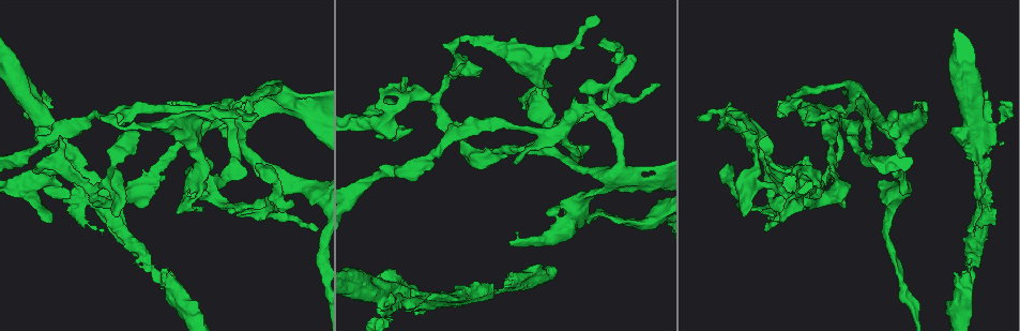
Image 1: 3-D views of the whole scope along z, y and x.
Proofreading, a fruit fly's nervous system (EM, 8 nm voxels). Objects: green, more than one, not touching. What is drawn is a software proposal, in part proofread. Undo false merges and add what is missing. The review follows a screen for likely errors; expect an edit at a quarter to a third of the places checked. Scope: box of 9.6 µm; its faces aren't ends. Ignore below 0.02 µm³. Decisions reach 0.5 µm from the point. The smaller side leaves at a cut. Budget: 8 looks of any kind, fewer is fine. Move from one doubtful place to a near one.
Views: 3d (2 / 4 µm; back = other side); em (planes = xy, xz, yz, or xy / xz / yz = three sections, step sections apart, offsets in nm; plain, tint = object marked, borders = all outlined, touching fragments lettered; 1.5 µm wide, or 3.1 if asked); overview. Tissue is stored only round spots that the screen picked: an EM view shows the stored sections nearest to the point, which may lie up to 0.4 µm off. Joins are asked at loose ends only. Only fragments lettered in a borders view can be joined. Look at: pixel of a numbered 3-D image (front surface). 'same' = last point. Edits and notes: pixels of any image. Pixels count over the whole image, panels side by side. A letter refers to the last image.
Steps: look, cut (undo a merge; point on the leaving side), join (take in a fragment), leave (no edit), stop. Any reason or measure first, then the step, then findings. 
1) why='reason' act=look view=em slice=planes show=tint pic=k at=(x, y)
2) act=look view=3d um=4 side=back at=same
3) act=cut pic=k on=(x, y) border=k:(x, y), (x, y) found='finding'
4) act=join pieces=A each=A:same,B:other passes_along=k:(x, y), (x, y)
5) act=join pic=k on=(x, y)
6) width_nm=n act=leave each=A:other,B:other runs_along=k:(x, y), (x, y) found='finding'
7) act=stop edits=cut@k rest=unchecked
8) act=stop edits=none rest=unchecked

why='branch stops here' act=look view=3d um=4 pic=1 at=(414, 86)

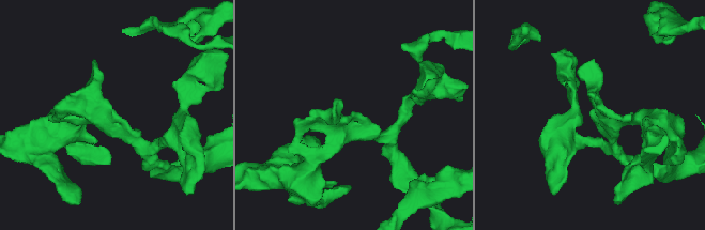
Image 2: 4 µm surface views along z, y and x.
act=look view=em slice=planes show=tint pic=2 at=(593, 110)

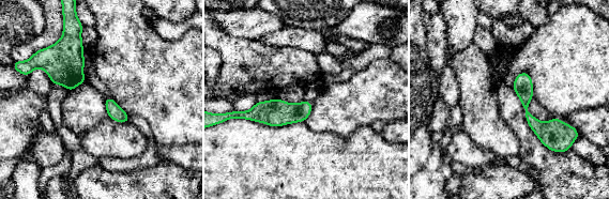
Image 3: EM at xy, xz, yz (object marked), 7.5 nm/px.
act=look view=em slice=planes show=borders at=same

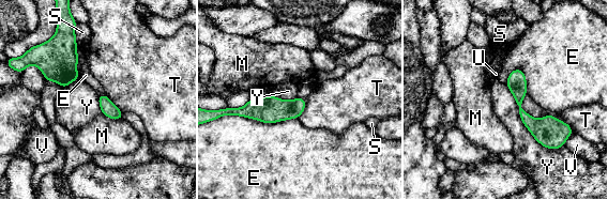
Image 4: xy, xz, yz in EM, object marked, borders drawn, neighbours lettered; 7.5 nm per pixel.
act=leave each=E:other,M:other,S:other,T:other,U:other,V:other,Y:other found='none of them fits'

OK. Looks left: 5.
why='free end' act=look view=em slice=xz step=4 show=tint pic=1 at=(744, 215)

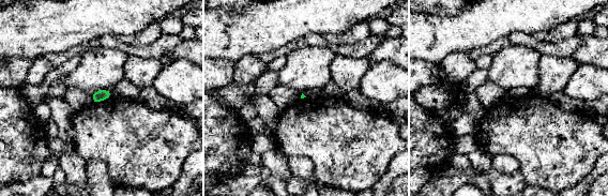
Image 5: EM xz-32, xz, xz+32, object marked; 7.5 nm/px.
act=look view=em slice=yz step=8 show=tint at=same

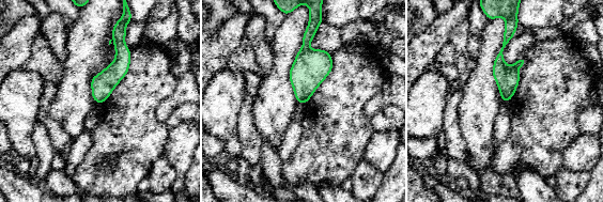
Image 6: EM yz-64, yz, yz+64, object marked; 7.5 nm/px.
why='see the neighbours' act=look view=em slice=yz step=8 show=borders at=same

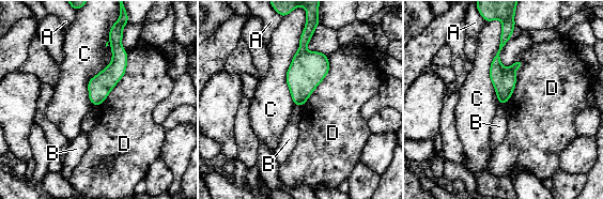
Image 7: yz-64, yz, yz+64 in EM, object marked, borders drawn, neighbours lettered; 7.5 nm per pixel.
act=leave each=A:other,B:other,C:other,D:other runs_along=7:(113, 42), (117, 69), (94, 102) found='no lettered fragment goes on from it'

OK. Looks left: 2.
why='branch stops here' act=look view=em slice=xy step=8 show=tint pic=1 at=(102, 117)

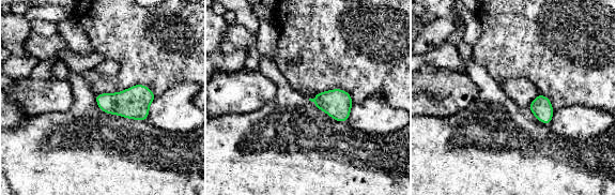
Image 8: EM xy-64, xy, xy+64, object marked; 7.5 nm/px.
act=look view=em slice=planes show=borders at=same

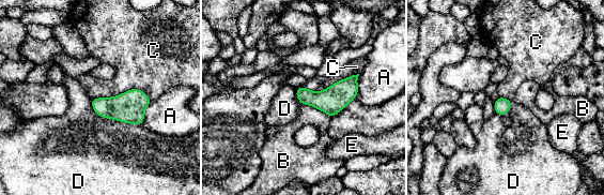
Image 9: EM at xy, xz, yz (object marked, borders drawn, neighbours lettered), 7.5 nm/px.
act=leave each=A:other,B:other,C:other,D:other,E:other border=9:(91, 99), (138, 88), (151, 101) found='no lettered fragment goes on from it'

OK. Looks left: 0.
act=stop edits=none rest=unchecked

